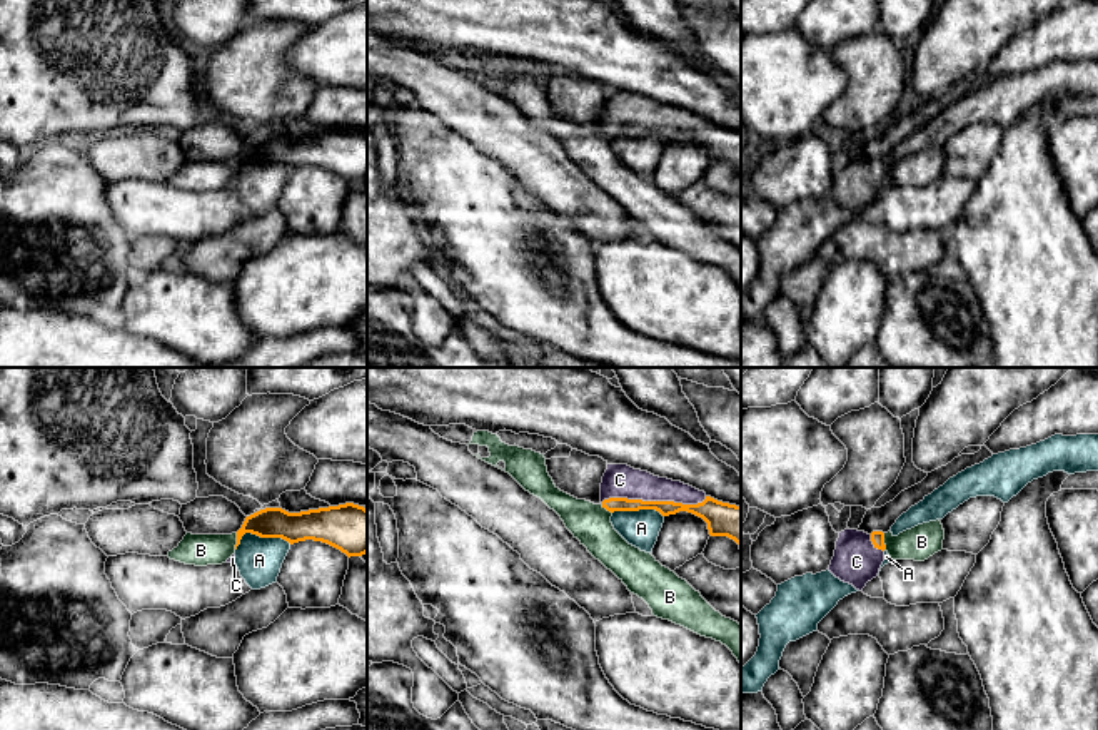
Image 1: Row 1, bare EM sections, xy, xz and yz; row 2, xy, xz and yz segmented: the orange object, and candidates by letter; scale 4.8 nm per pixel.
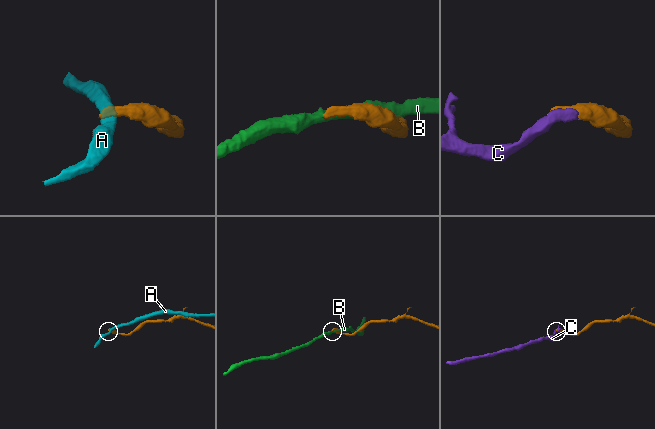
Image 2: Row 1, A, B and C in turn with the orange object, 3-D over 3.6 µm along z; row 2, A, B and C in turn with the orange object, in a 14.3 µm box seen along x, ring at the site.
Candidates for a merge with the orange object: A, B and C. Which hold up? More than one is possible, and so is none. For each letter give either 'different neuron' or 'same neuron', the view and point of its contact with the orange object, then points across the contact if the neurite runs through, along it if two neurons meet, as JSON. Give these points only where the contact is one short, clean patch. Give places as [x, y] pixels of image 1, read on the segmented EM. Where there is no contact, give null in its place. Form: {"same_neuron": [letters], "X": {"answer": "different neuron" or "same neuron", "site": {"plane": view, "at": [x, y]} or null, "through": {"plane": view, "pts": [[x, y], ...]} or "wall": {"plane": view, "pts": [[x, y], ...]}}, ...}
{"same_neuron": ["C"], "A": {"answer": "different neuron", "site": {"plane": "xy", "at": [259, 535]}, "wall": {"plane": "xy", "pts": [[291, 543], [281, 538], [261, 538], [246, 533], [236, 550]]}}, "B": {"answer": "different neuron", "site": {"plane": "xy", "at": [237, 542]}, "wall": {"plane": "xy", "pts": [[237, 533], [234, 548]]}}, "C": {"answer": "same neuron", "site": {"plane": "xz", "at": [653, 501]}, "through": {"plane": "xz", "pts": [[703, 510], [696, 503], [653, 501], [619, 480]]}}}

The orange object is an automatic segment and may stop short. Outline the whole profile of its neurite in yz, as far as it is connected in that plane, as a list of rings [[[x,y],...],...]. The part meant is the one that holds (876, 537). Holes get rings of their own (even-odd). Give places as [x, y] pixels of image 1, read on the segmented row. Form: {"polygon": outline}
{"polygon": [[[844,530],[836,541],[829,571],[844,583],[863,591],[868,581],[878,576],[884,561],[884,533],[871,535],[858,530]]]}

